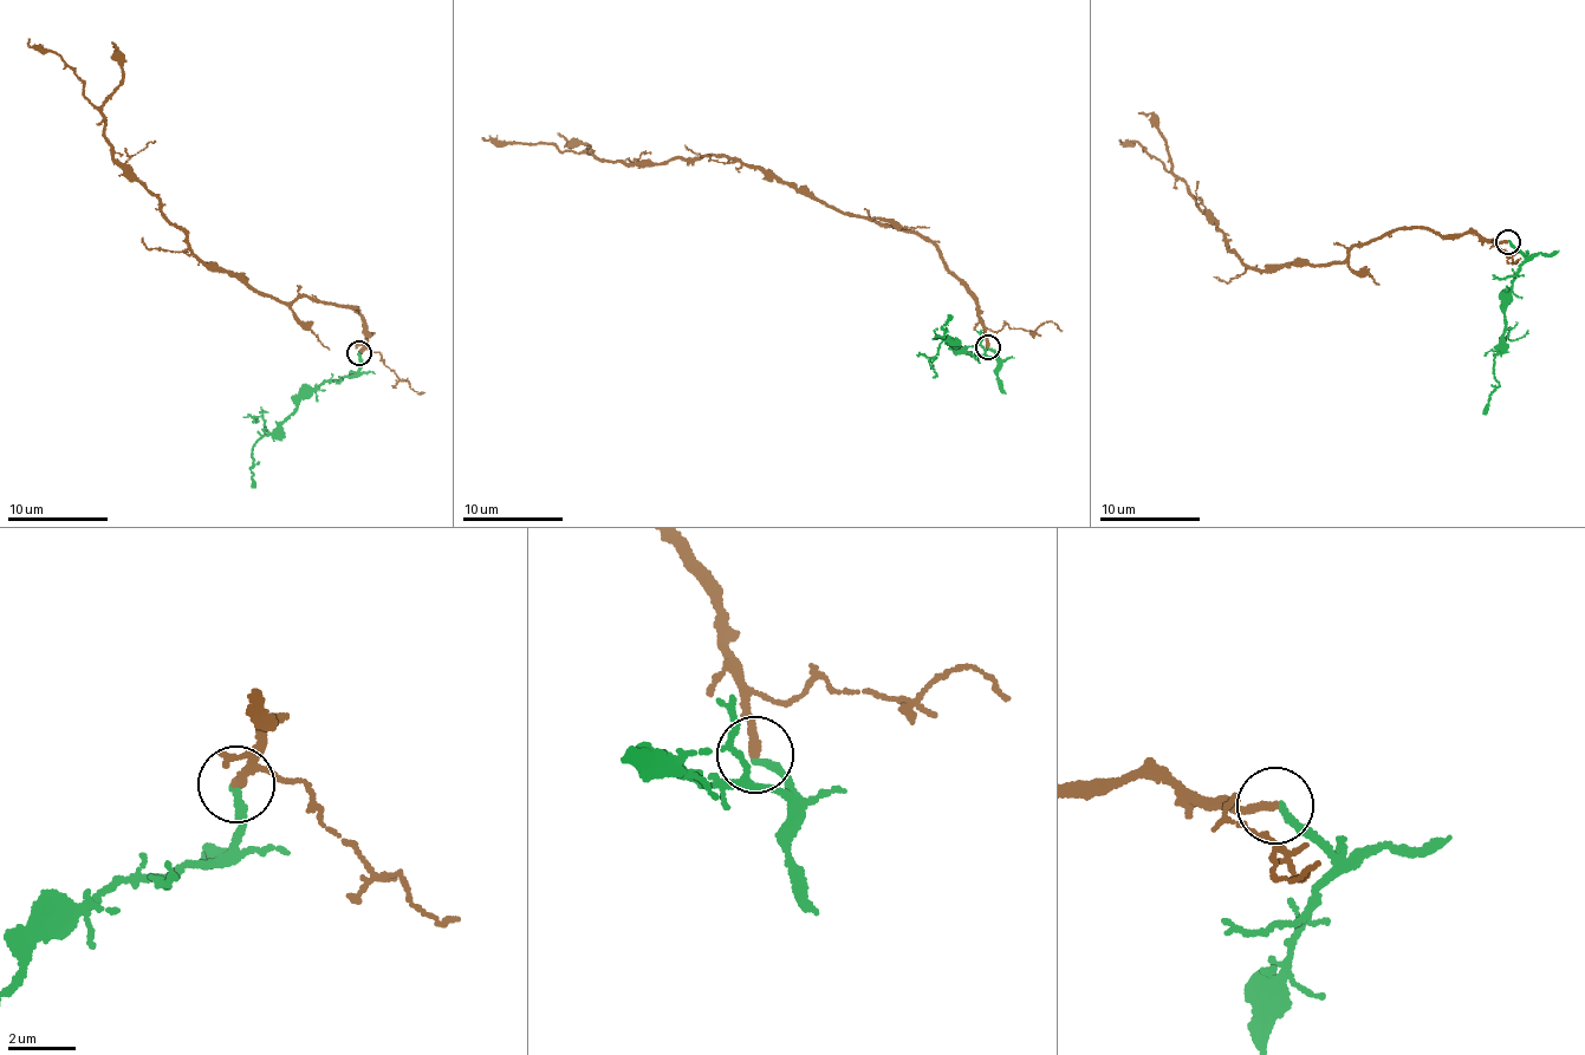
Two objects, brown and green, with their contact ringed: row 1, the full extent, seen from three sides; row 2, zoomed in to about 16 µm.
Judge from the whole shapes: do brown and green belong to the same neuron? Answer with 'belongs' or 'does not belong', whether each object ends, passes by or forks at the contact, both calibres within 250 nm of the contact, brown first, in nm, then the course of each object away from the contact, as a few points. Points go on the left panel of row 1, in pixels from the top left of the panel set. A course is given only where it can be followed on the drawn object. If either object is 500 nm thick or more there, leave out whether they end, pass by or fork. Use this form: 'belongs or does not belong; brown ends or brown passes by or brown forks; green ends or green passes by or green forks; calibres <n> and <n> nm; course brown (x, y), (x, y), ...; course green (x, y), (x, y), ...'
belongs; brown ends; green ends; calibres 240 and 220 nm; course brown (359, 353), (370, 333), (352, 307), (275, 301), (197, 260), (156, 197), (117, 164), (80, 78), (28, 38); course green (359, 353), (356, 372), (322, 382), (253, 445), (249, 470), (253, 487)

